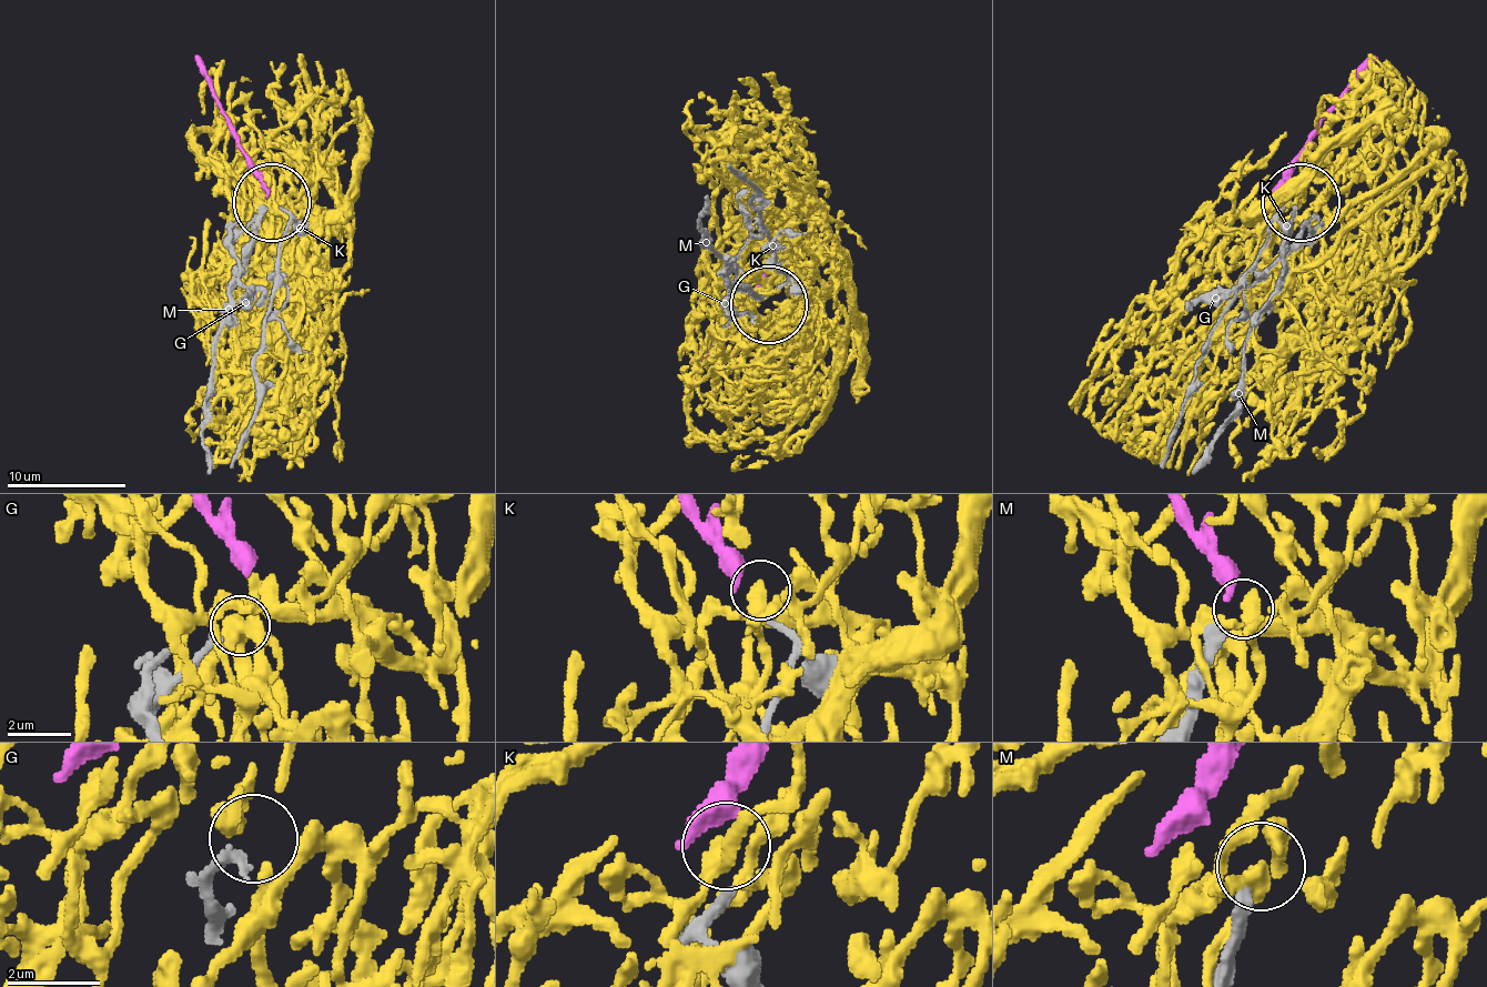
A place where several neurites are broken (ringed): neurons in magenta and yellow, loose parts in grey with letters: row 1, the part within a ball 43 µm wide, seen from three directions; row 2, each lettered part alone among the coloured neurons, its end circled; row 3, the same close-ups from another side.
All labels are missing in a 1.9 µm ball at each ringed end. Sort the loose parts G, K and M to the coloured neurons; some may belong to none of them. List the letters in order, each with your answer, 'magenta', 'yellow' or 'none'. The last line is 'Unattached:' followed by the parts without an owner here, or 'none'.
G: yellow
K: none
M: none
Unattached: K, M

